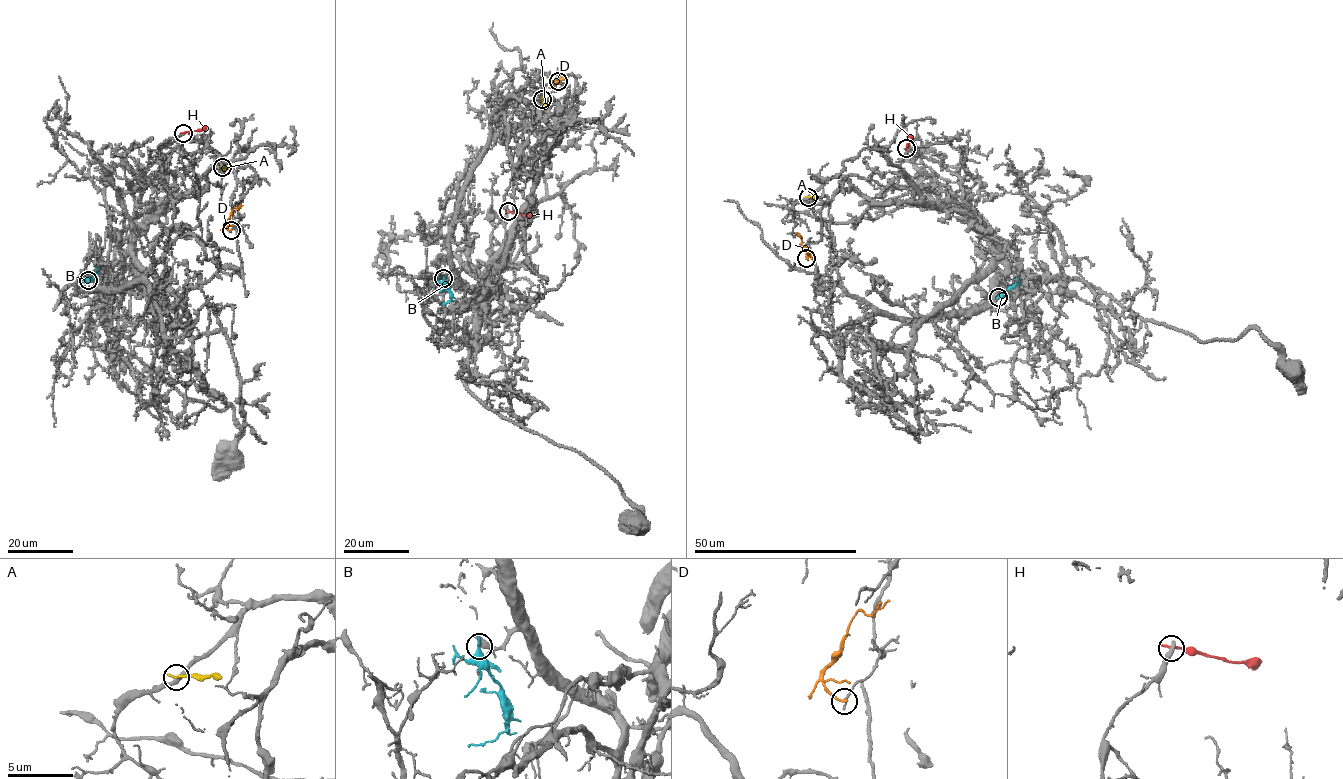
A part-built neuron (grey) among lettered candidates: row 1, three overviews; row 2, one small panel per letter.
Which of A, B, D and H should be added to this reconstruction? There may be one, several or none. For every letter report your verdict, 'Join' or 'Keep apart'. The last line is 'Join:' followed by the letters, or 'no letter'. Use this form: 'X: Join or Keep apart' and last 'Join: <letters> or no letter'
A: Keep apart
B: Keep apart
D: Keep apart
H: Keep apart
Join: no letter

